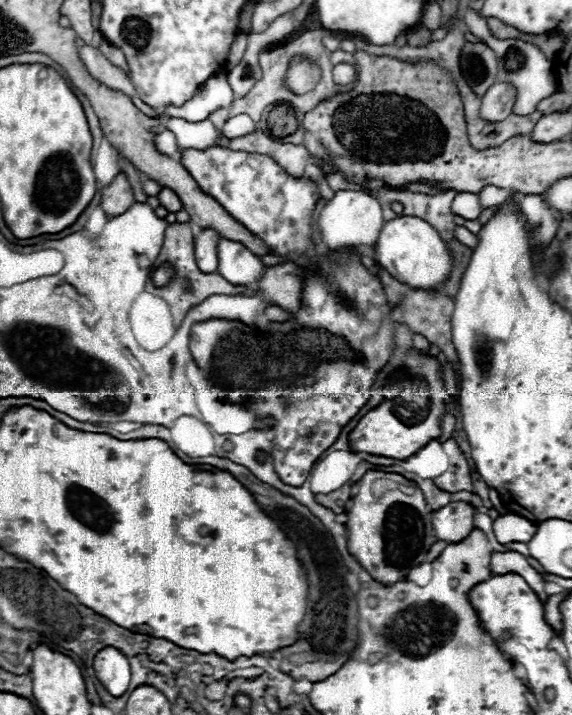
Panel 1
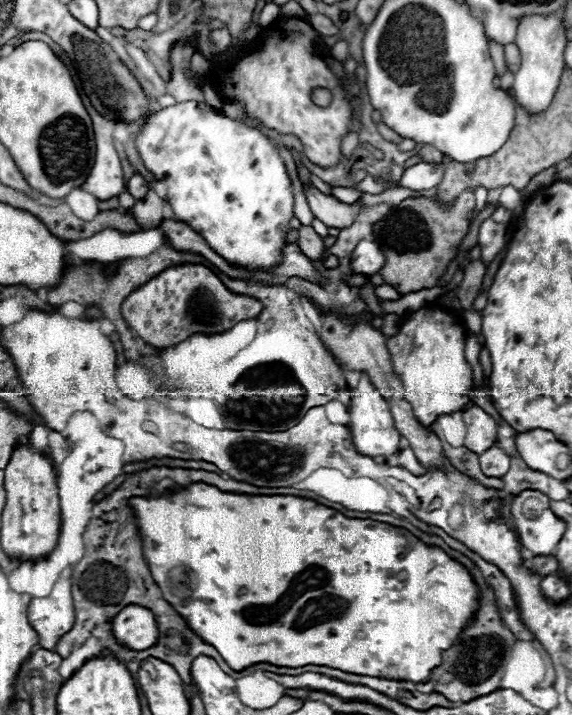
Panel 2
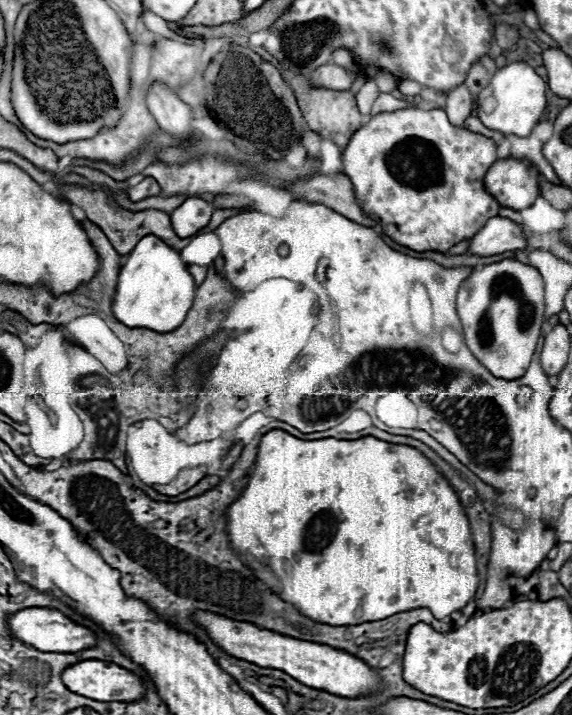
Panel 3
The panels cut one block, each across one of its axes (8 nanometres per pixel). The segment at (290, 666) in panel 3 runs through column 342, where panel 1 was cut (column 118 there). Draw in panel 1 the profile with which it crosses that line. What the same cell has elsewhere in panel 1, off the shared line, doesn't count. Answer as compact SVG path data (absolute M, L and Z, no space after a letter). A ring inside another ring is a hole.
M110 648L100 650L94 656L94 672L100 684L112 694L122 696L130 684L130 664L128 658L120 652Z

